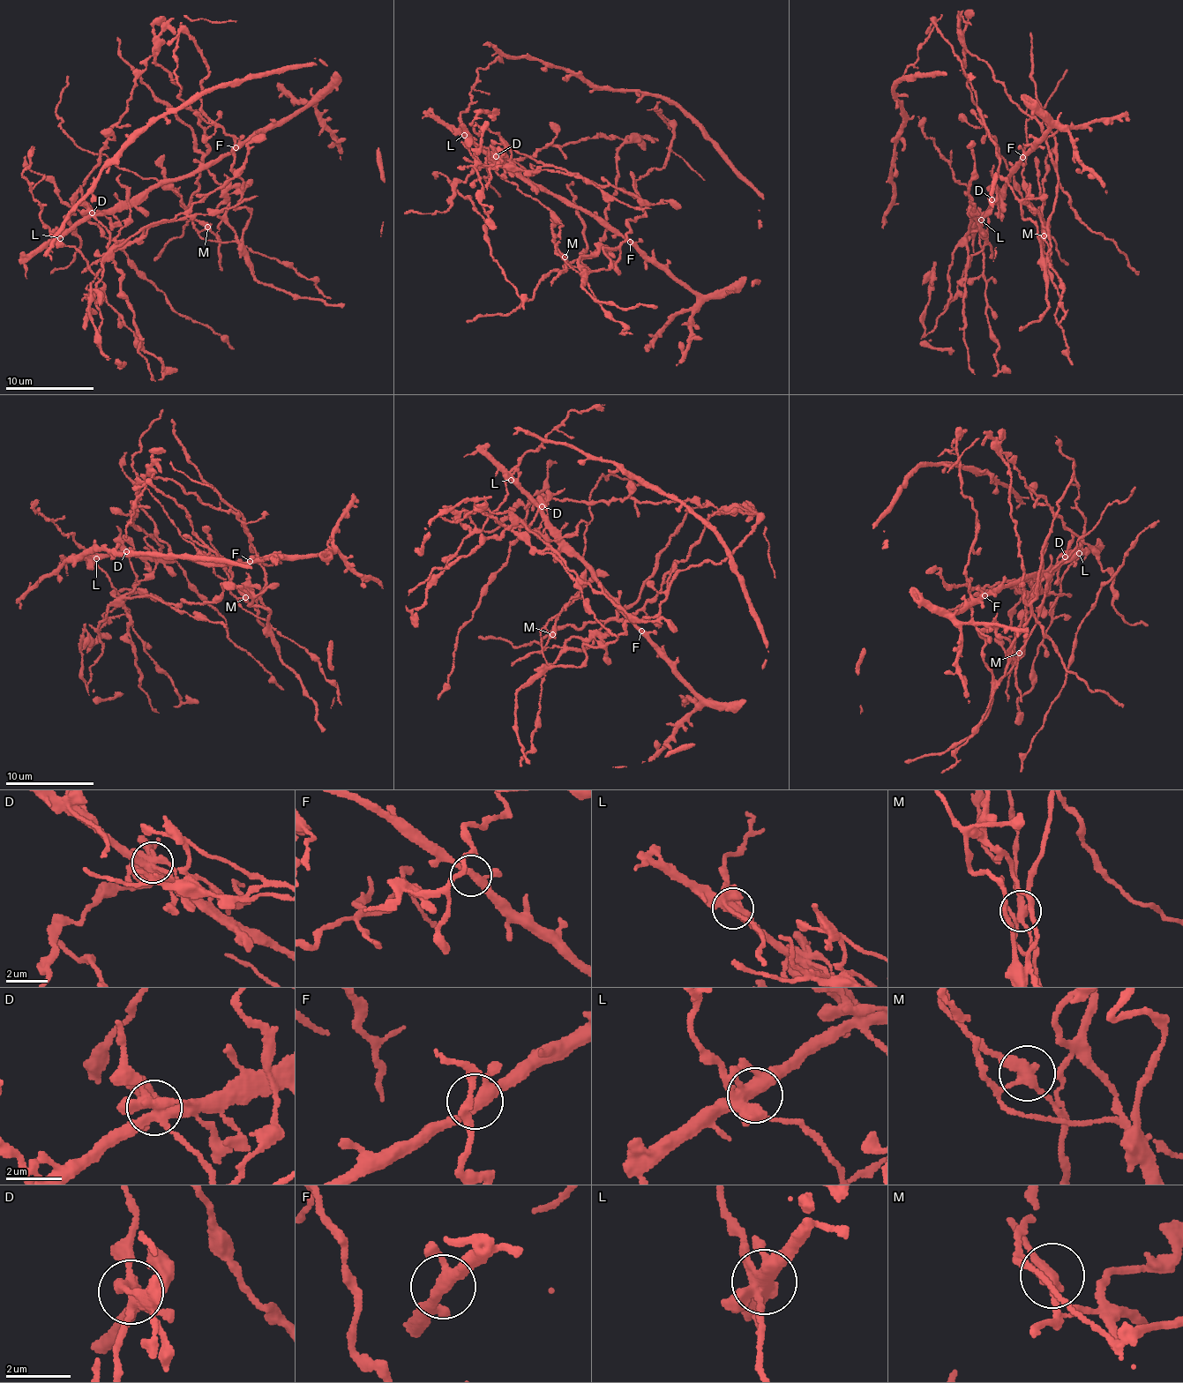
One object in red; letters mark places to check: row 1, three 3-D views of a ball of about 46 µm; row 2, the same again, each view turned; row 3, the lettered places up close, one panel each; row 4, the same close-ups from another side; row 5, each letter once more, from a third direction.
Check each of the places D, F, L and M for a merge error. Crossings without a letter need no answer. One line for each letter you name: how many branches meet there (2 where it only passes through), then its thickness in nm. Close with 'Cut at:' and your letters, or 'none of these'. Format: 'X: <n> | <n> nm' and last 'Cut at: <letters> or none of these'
D: 7 | 420 nm
M: 3 | 280 nm
Cut at: D, M

